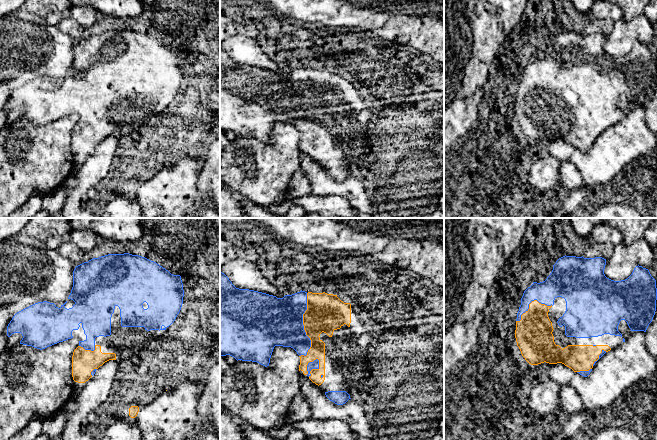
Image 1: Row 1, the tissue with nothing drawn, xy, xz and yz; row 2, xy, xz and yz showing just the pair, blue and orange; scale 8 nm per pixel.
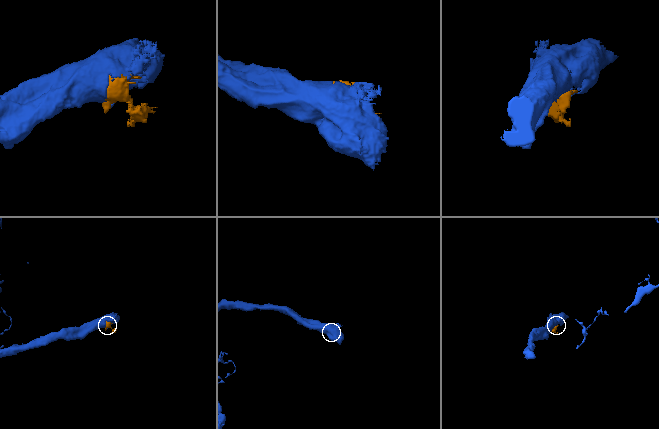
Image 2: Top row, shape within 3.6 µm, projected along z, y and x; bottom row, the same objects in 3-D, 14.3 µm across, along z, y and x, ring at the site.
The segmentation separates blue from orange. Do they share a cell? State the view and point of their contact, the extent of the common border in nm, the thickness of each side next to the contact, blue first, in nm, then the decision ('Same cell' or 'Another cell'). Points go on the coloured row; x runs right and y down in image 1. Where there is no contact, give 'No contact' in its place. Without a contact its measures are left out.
Touches blue at xz (303, 327). Shared border 500 nm. Thickness 380 nm (blue) against 300 nm. Same cell

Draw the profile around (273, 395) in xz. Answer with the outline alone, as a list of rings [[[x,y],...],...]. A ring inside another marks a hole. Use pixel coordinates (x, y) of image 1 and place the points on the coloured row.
[[[275,346],[267,367],[238,360],[220,375],[220,404],[225,412],[259,430],[268,432],[278,420],[288,417],[292,398],[300,391],[300,357],[291,347]]]

